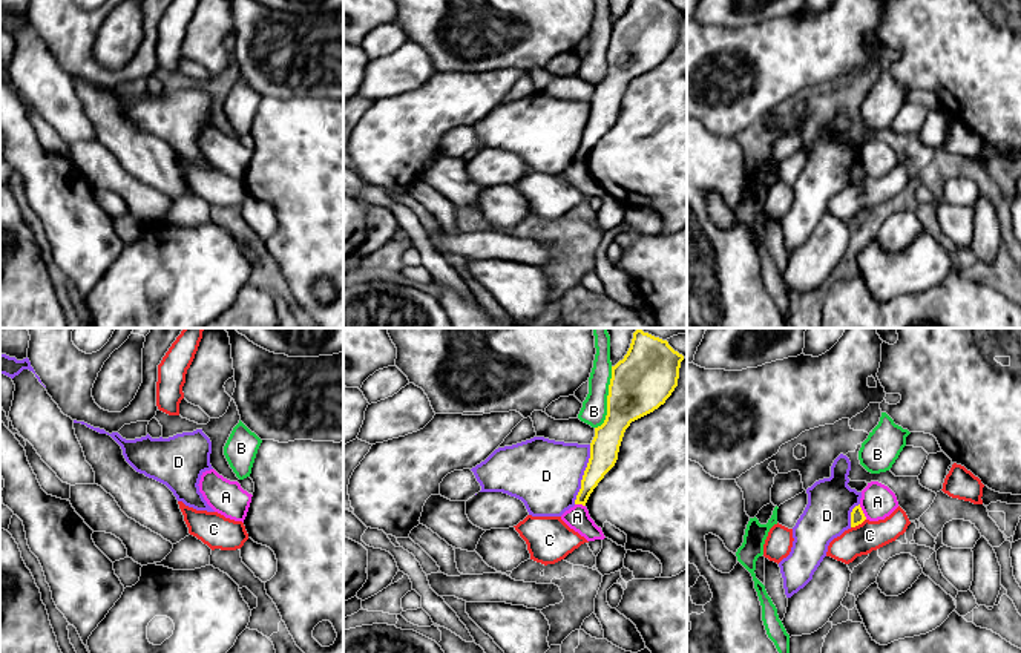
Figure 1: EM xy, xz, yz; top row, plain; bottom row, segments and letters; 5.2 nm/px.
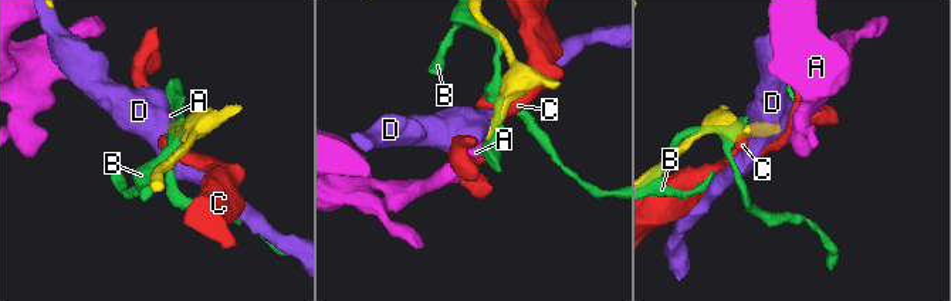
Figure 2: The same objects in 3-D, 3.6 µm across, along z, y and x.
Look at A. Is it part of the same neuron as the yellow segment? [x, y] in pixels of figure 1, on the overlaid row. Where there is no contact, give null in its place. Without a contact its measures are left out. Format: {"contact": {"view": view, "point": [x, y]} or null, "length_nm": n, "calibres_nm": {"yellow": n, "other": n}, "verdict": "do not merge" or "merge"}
{"contact": {"view": "yz", "point": [862, 512]}, "length_nm": 90, "calibres_nm": {"yellow": 80, "other": 180}, "verdict": "do not merge"}

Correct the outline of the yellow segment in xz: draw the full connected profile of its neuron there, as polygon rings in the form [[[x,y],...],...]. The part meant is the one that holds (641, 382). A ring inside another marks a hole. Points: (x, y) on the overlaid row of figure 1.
[[[638,328],[633,333],[630,348],[622,360],[612,366],[612,379],[607,395],[607,415],[601,426],[595,428],[590,443],[590,458],[581,480],[581,489],[575,504],[586,506],[590,494],[615,466],[625,429],[632,422],[653,412],[671,395],[678,386],[679,368],[684,356],[675,351],[667,340],[655,337]]]

